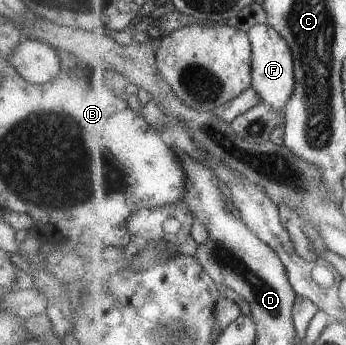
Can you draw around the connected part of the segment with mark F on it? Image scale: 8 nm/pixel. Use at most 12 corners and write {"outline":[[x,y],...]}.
{"outline":[[273,26],[249,34],[253,86],[284,116],[296,86],[293,50]]}

